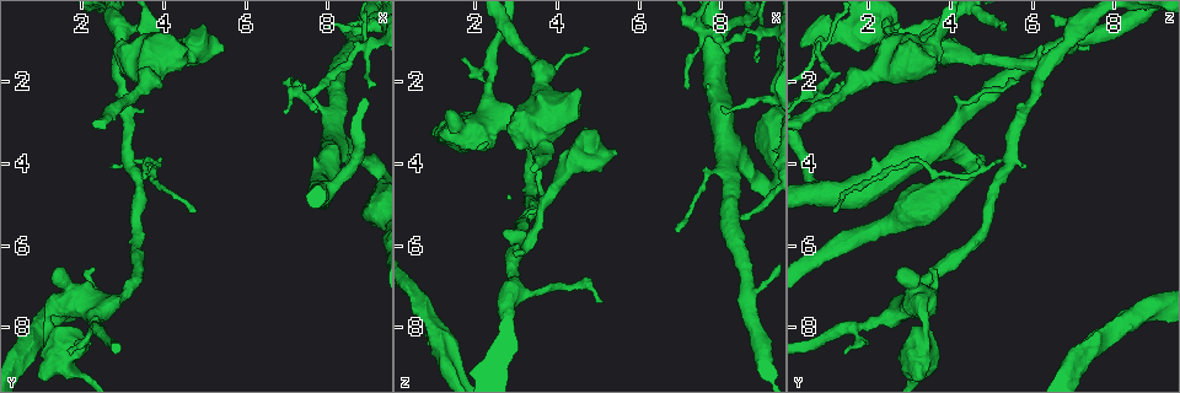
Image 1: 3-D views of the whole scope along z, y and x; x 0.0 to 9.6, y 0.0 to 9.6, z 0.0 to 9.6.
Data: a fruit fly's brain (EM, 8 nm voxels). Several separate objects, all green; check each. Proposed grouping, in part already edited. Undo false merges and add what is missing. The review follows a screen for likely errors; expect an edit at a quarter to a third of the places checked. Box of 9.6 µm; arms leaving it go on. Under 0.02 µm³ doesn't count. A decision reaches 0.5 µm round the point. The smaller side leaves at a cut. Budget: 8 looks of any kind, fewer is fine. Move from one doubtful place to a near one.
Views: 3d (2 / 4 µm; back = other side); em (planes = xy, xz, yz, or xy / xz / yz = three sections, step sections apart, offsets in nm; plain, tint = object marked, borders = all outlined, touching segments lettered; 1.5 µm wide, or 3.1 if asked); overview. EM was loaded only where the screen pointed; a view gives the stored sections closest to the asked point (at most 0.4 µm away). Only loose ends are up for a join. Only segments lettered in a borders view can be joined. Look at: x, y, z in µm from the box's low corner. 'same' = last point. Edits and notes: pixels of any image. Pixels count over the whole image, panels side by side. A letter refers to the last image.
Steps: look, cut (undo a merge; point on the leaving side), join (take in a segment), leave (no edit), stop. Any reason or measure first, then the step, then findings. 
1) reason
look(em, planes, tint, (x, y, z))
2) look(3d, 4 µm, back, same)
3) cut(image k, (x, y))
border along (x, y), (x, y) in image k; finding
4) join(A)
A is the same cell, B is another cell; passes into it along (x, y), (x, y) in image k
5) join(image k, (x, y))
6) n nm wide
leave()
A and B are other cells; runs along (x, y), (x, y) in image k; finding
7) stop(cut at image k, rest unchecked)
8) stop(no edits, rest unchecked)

branch stops here
look(3d, 4 µm, (5.50, 1.05, 3.70))

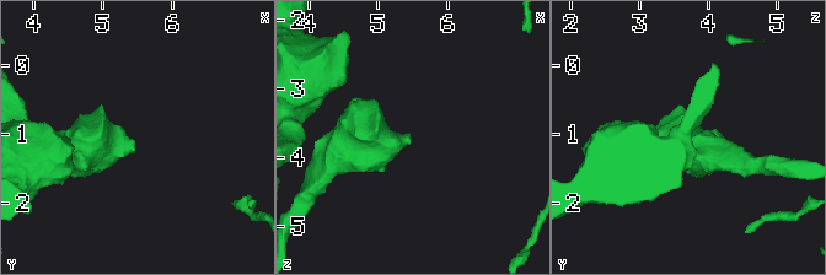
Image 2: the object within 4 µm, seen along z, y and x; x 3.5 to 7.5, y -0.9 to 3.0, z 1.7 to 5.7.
now the EM
look(em, planes, borders, (5.45, 1.05, 3.70))

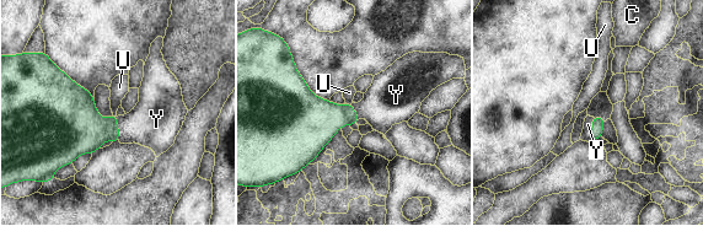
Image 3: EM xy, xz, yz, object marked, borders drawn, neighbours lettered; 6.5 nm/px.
Y touches over 170 nm
join(Y)
Y is the same cell, C and U are other cells; passes into it along (80, 129), (118, 128), (155, 122) in image 3; it goes on there

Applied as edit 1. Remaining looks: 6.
look(overview)

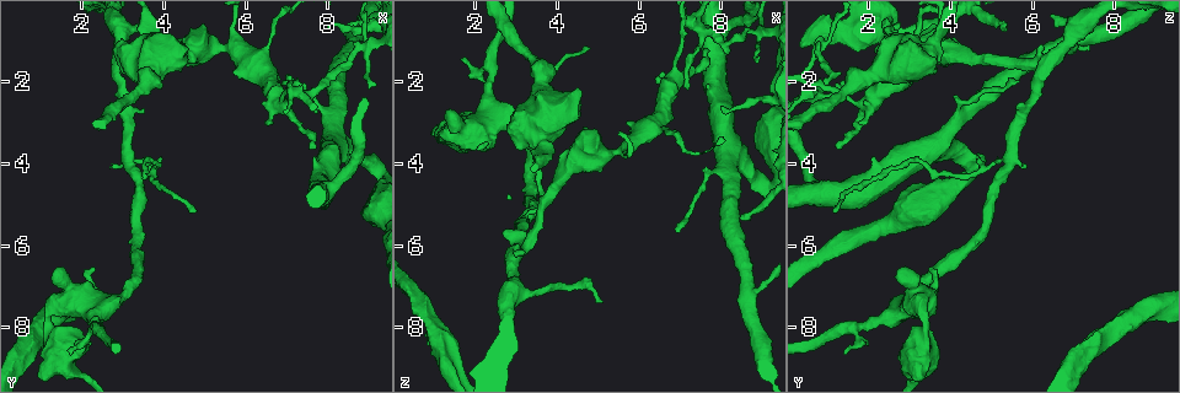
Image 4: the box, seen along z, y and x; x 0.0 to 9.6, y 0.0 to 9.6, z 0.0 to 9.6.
abrupt turn
look(3d, 4 µm, back, (9.15, 1.10, 0.80))

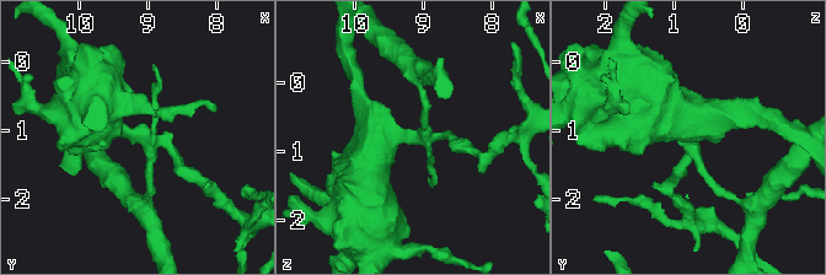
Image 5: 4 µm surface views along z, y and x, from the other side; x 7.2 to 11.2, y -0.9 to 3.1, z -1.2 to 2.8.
look(em, yz, step 8, borders, (9.15, 1.10, 0.80))

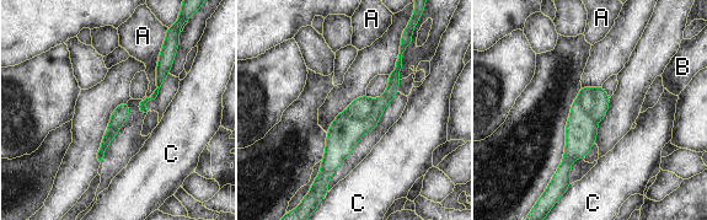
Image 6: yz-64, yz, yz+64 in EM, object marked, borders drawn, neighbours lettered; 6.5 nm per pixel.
220 nm wide
cut(image 6, (360, 108))
A, B and C are other cells; border along (374, 101), (365, 118), (346, 111) in image 6; a second cell is stuck on

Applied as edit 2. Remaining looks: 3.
look(overview)

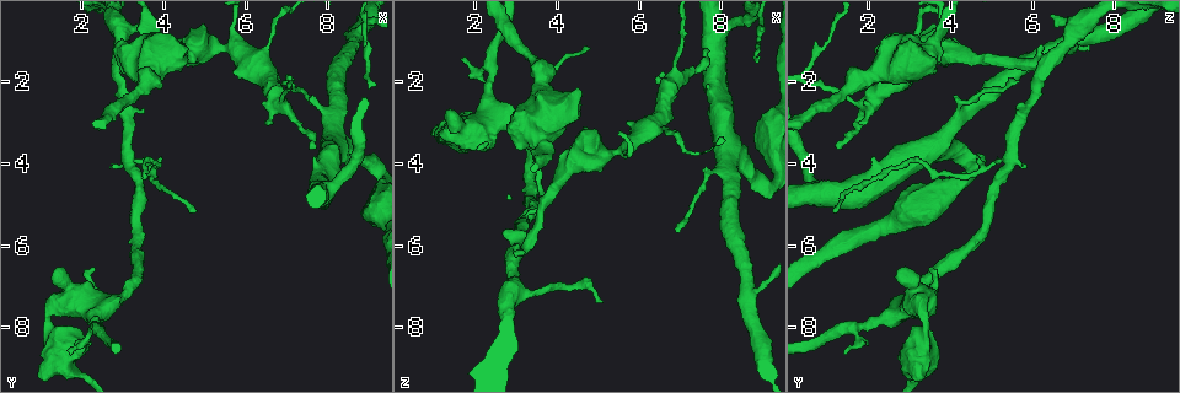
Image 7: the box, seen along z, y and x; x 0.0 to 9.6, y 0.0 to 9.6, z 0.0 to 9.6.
free end
look(3d, 4 µm, (5.05, 1.10, 7.35))

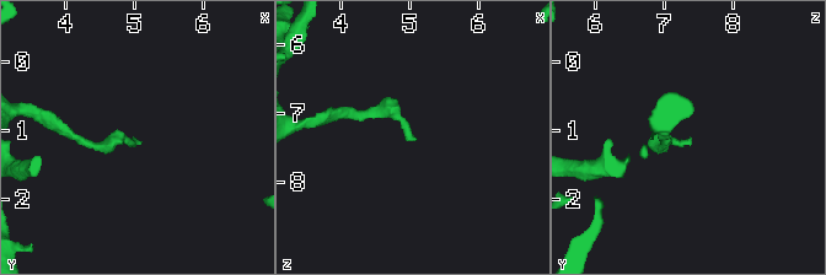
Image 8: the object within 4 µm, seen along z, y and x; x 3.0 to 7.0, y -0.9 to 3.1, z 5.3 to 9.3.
shape alone is not enough
look(em, planes, borders, (5.05, 1.15, 7.35))

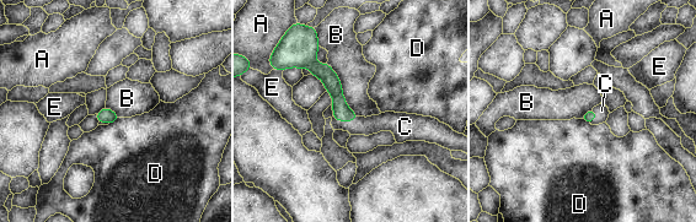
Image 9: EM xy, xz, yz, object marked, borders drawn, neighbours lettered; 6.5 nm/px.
80 nm wide
join(C)
C is the same cell, A, B, D and E are other cells; passes into it along (341, 110), (346, 120), (384, 122) in image 9; it goes on there

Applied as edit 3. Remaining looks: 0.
stop(join at image 3, cut at image 6, join at image 9, rest unchecked)

